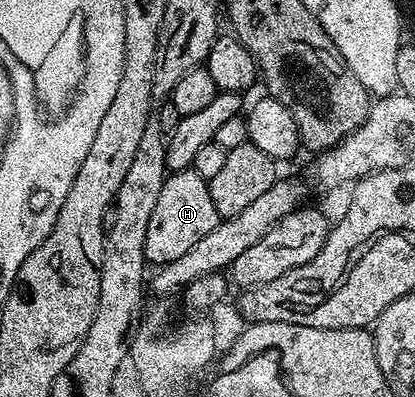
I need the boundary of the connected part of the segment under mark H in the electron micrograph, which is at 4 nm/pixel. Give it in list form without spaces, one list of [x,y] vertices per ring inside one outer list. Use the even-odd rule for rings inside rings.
[[[191,169],[169,174],[146,229],[143,246],[145,260],[155,265],[171,263],[173,259],[182,257],[182,253],[189,251],[202,237],[206,237],[206,233],[213,231],[217,222],[214,201],[208,192],[208,180]]]

